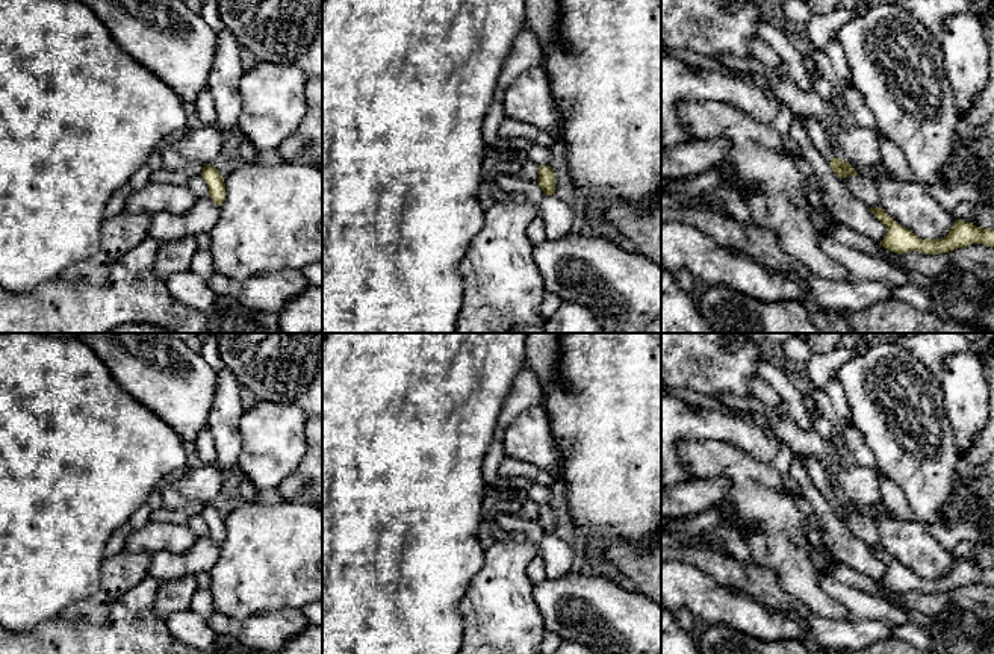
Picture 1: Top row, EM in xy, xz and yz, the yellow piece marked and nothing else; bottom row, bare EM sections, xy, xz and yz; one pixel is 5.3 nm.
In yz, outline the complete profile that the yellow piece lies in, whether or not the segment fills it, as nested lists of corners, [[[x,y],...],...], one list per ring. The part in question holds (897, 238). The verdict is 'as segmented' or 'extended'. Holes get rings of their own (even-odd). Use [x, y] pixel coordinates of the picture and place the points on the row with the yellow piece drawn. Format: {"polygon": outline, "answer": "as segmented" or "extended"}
{"polygon": [[[870,207],[870,210],[887,229],[881,245],[899,254],[908,251],[940,254],[964,248],[971,244],[994,247],[994,229],[980,229],[971,223],[956,220],[947,236],[941,239],[921,239],[909,229],[893,220],[885,209]]], "answer": "as segmented"}

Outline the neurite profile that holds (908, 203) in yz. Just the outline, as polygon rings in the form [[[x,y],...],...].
[[[884,164],[867,168],[876,176],[881,204],[893,220],[921,239],[941,239],[949,235],[956,218],[929,195],[924,185],[899,182]]]

